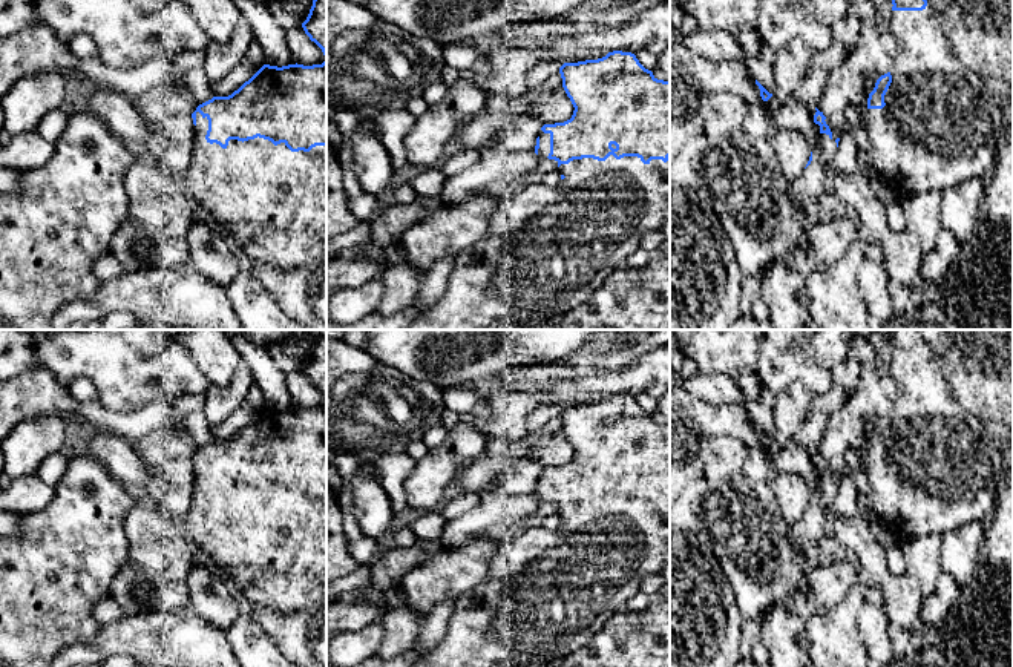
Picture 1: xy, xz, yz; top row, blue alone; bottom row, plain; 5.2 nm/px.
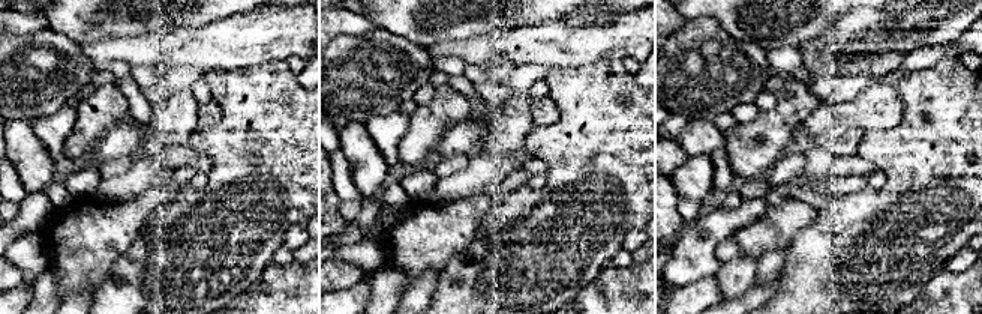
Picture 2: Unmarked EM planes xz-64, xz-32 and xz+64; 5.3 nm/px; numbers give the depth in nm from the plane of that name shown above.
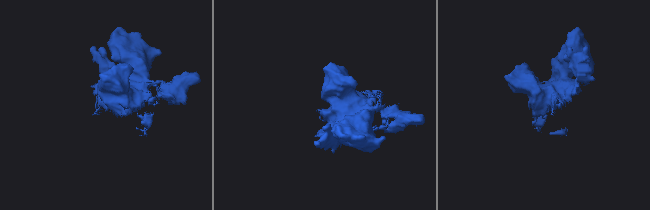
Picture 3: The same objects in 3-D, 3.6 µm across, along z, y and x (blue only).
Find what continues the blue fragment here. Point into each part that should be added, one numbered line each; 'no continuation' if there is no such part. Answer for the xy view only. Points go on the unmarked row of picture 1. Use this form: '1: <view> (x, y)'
1: xy (270, 546)

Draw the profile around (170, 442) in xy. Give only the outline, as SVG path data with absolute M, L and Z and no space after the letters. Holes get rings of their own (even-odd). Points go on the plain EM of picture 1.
M182 420L169 422L150 432L136 445L139 455L153 468L161 469L166 463L179 457L193 457L199 449L187 434Z

